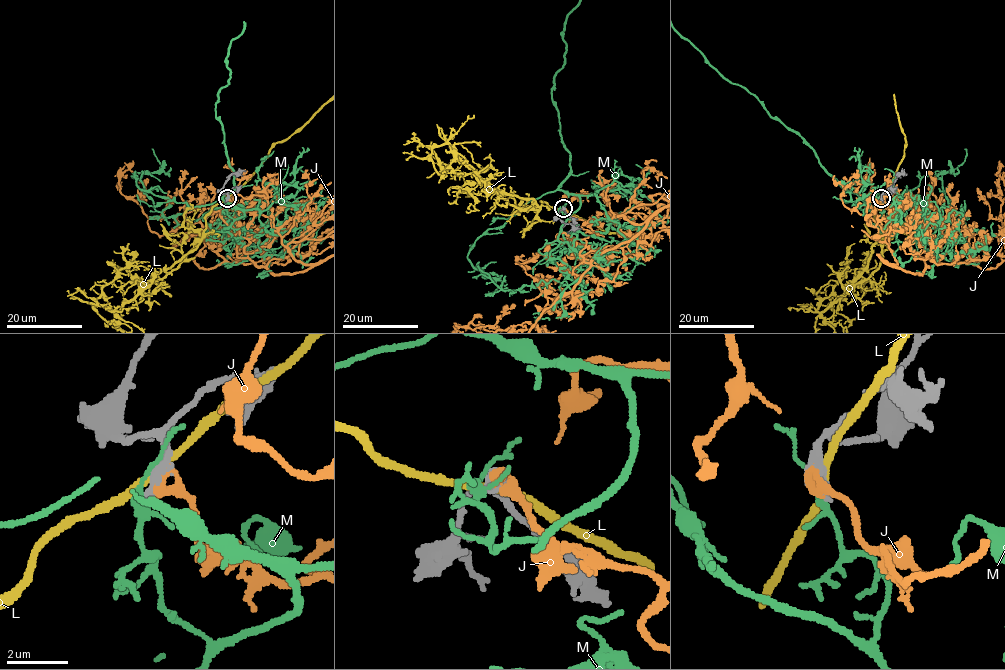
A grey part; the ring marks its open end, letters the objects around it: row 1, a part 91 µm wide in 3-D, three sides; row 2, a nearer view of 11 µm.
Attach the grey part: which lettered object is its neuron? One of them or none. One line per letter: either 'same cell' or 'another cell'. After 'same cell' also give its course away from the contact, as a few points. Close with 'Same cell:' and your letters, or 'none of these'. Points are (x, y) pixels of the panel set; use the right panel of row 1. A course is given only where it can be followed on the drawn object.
J: same cell
L: another cell
M: another cell
Same cell: J

